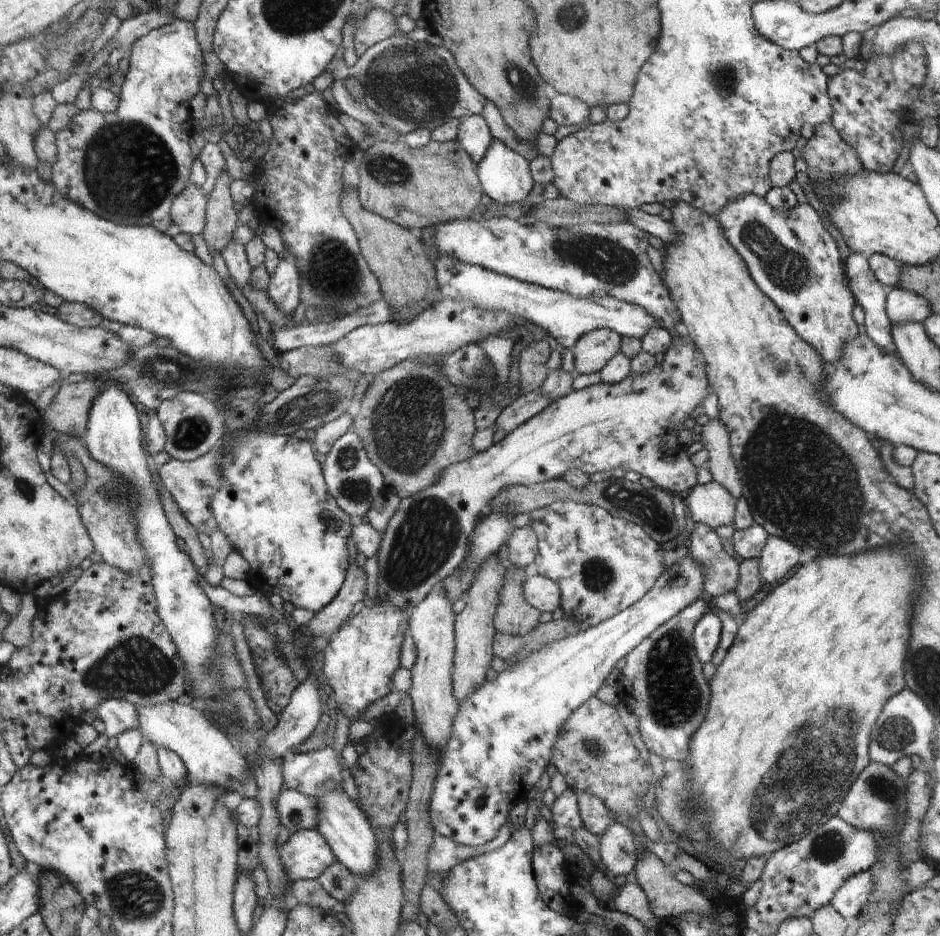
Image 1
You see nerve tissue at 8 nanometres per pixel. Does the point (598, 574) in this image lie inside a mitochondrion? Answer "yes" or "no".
yes

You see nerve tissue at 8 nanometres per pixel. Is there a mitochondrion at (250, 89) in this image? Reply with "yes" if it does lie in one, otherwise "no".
no

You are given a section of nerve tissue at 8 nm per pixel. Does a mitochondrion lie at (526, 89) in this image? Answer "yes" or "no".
yes

